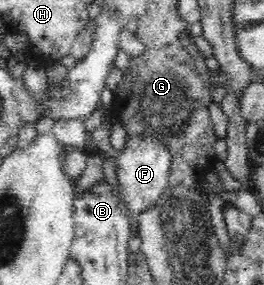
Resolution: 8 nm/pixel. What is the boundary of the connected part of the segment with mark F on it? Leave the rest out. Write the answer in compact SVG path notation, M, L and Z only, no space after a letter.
M142 135L128 137L124 149L115 160L119 196L131 215L139 215L153 205L169 184L172 155L164 143Z

